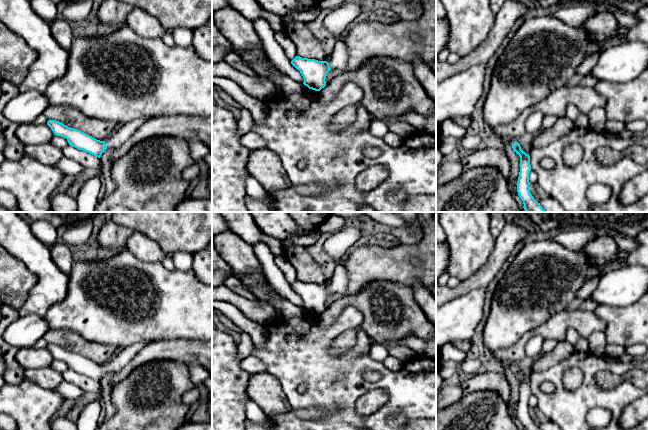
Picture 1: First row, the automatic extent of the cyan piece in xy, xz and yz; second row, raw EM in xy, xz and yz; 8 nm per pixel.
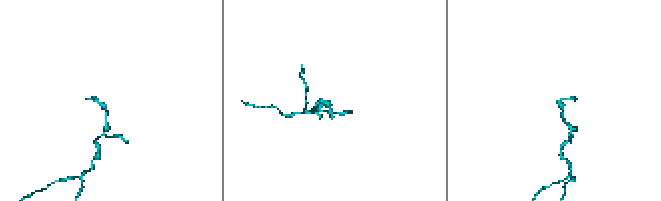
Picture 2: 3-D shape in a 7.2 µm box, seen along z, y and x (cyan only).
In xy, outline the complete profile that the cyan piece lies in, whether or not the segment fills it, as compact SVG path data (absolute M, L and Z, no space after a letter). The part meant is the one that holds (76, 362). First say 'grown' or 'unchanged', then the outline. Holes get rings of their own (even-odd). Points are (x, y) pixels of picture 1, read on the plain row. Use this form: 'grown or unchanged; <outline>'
grown; M137 343L120 349L105 365L97 364L56 344L48 344L47 349L54 359L66 362L69 369L100 382L107 372L117 373L121 371L147 344L149 343Z

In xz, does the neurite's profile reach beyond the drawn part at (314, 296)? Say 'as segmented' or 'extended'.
extended

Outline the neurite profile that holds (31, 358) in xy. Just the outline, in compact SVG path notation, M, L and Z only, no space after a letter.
M31 347L19 349L16 359L24 369L42 369L50 367L54 357L47 348L37 349Z

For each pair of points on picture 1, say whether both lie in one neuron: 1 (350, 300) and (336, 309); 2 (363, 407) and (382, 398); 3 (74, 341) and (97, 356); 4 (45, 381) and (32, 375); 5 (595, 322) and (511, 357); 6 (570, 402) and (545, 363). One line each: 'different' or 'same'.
1: same
2: same
3: same
4: same
5: same
6: different

